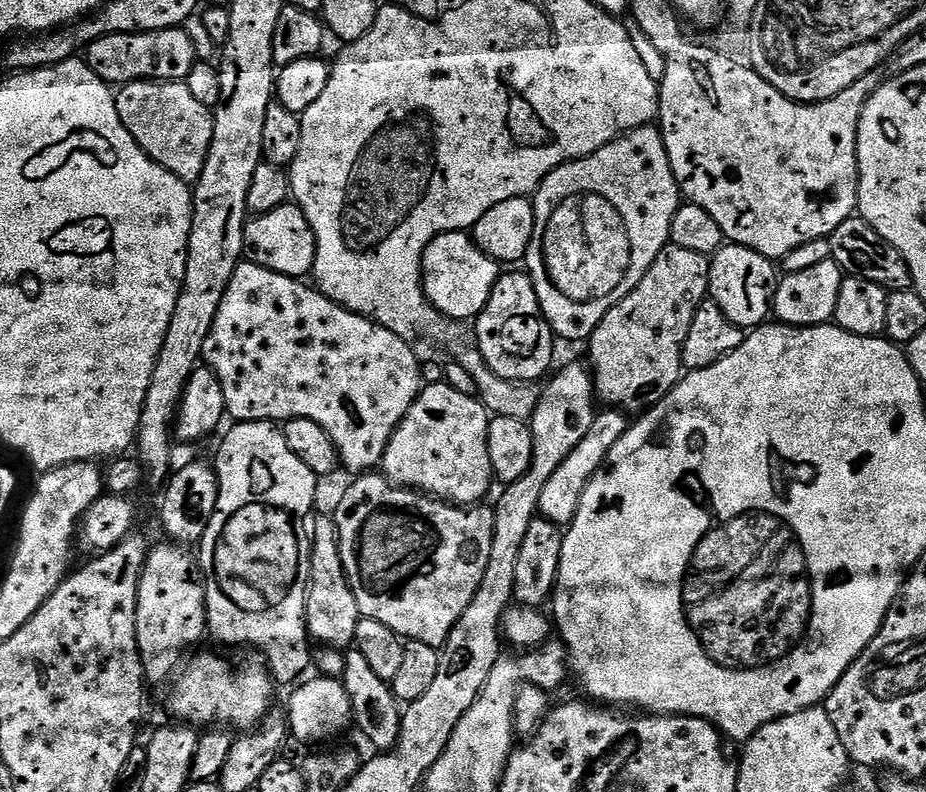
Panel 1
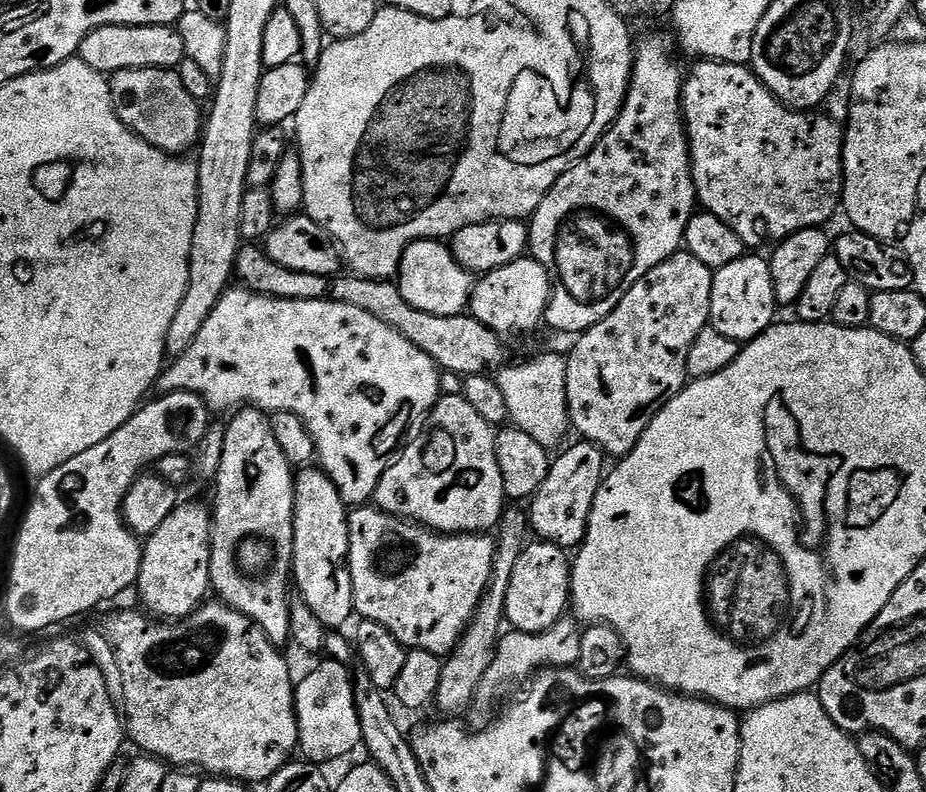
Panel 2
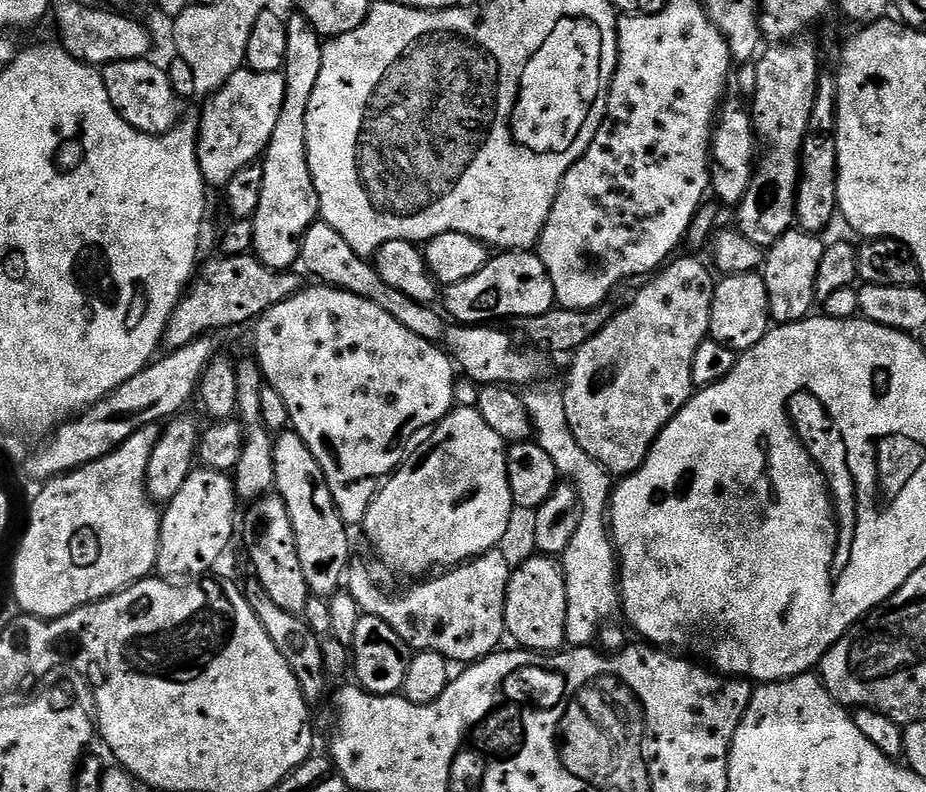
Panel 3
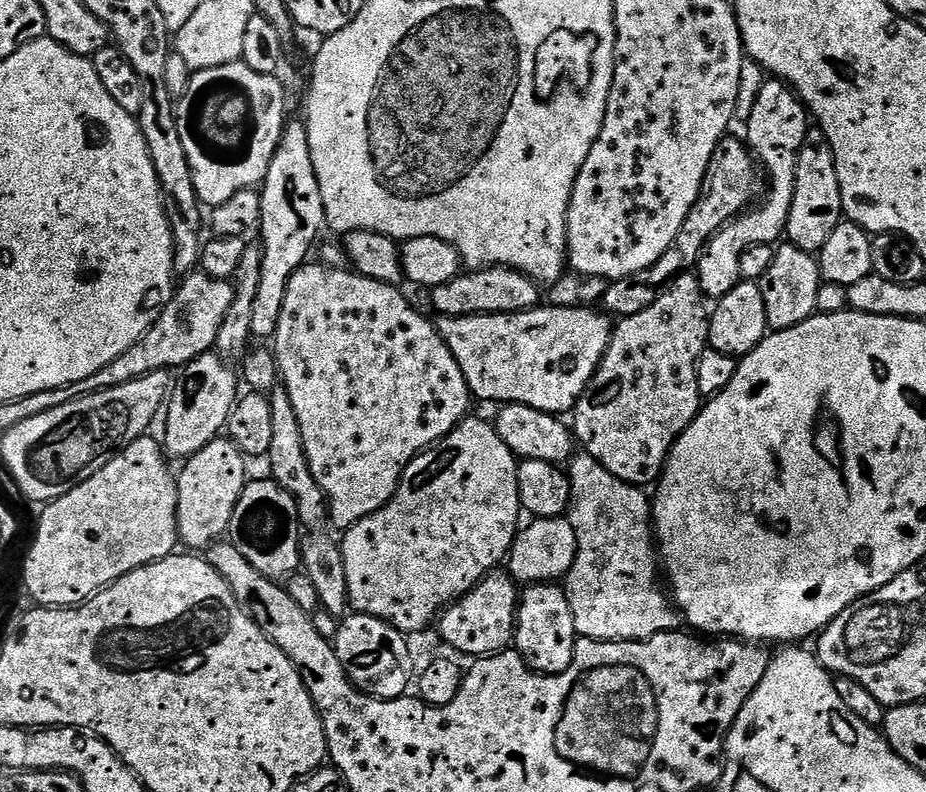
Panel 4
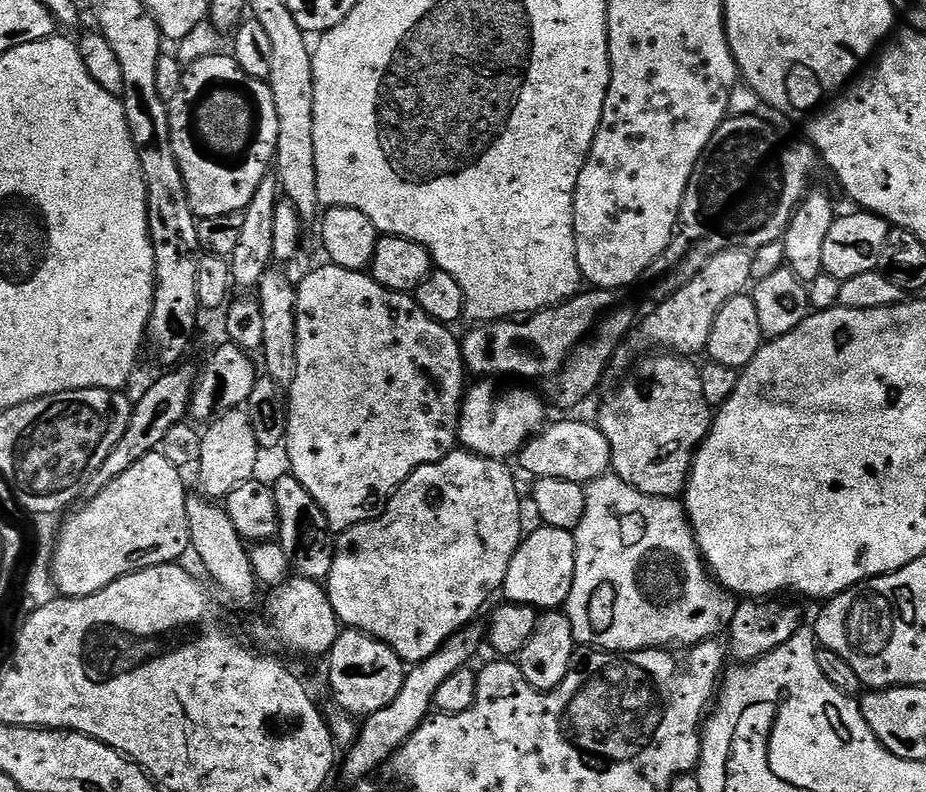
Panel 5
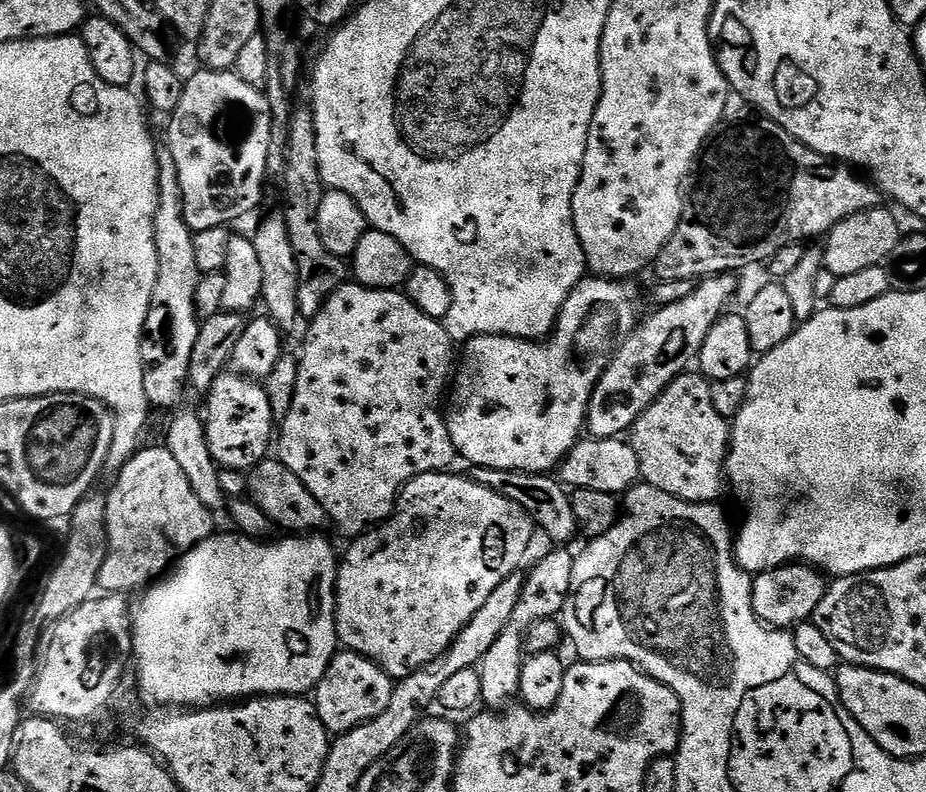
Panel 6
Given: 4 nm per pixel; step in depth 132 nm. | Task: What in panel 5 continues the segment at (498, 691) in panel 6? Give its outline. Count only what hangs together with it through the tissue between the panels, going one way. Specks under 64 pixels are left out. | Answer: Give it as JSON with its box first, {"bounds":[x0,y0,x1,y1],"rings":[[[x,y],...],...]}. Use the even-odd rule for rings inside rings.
{"bounds":[502,526,576,610],"rings":[[[539,526],[532,533],[521,539],[514,558],[510,558],[510,566],[506,570],[506,578],[502,596],[509,604],[531,604],[537,610],[556,610],[567,605],[570,586],[574,582],[574,554],[576,538],[572,532],[558,530],[547,526]]]}

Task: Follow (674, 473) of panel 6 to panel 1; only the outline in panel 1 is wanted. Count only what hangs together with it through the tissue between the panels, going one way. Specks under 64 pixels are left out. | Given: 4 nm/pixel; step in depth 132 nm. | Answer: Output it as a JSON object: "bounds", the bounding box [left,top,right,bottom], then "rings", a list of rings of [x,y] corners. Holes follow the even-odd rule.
{"bounds":[586,243,709,414],"rings":[[[669,243],[667,248],[660,251],[658,258],[654,258],[642,282],[638,282],[638,286],[634,286],[634,290],[612,307],[602,322],[598,322],[586,341],[586,347],[592,383],[596,385],[596,400],[601,405],[625,414],[640,414],[653,408],[679,382],[682,375],[682,346],[686,342],[686,334],[690,334],[690,322],[694,322],[698,306],[708,296],[709,274],[709,257]]]}

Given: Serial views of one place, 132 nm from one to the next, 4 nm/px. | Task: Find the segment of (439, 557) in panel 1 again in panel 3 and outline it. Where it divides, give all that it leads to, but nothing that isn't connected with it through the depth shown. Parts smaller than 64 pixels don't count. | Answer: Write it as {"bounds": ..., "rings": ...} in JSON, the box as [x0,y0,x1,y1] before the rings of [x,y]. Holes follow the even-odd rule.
{"bounds":[346,550,513,666],"rings":[[[493,550],[467,564],[421,579],[405,592],[387,592],[376,585],[375,578],[366,569],[353,567],[346,588],[363,615],[382,618],[409,648],[416,652],[437,652],[449,662],[457,660],[460,666],[467,666],[492,655],[506,640],[506,590],[513,567],[504,550]]]}

